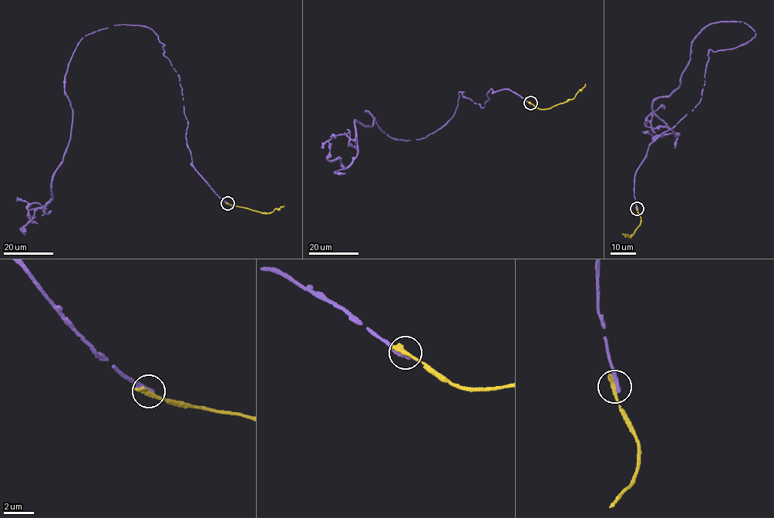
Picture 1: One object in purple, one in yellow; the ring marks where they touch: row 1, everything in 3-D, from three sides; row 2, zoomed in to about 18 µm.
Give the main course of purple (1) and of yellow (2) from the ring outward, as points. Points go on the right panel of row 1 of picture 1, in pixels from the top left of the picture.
1: (637, 208), (634, 175), (699, 103), (709, 50), (754, 29), (702, 30), (652, 106), (678, 135), (642, 131)
2: (637, 208), (641, 221), (631, 238), (623, 233)

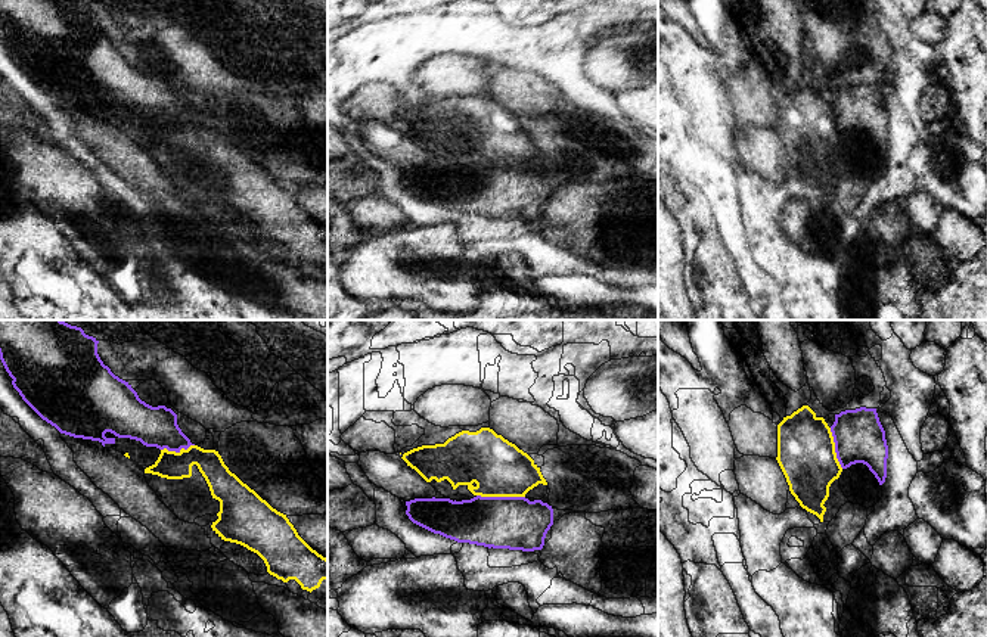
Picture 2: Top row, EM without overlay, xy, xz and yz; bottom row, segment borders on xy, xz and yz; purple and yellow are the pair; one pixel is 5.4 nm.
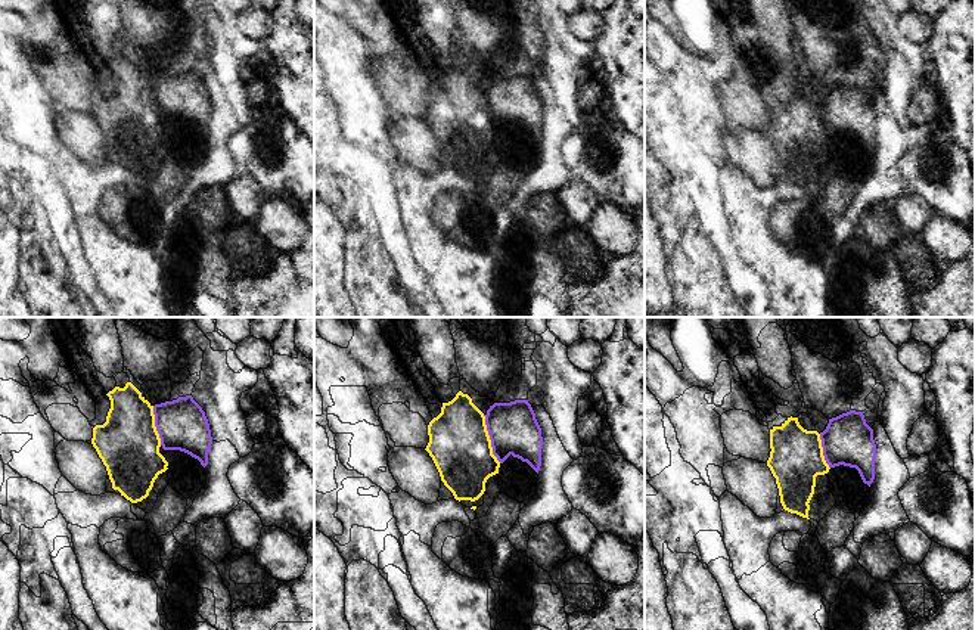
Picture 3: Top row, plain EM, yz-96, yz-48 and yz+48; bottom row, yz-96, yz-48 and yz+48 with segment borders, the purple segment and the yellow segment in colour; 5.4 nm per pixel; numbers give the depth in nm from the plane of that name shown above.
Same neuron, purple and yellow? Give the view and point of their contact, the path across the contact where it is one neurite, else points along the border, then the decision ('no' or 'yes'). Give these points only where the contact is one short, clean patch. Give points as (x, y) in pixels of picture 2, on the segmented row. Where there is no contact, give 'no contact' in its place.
contact xz (500, 497); no

